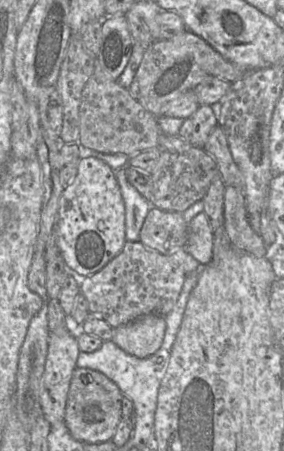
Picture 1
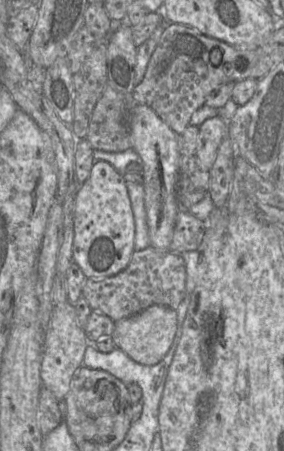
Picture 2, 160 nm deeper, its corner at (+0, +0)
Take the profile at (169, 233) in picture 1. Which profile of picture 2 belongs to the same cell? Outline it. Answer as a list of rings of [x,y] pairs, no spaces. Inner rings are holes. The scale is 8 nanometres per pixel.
[[[181,209],[176,218],[169,251],[181,254],[198,250],[206,232],[206,223]]]

